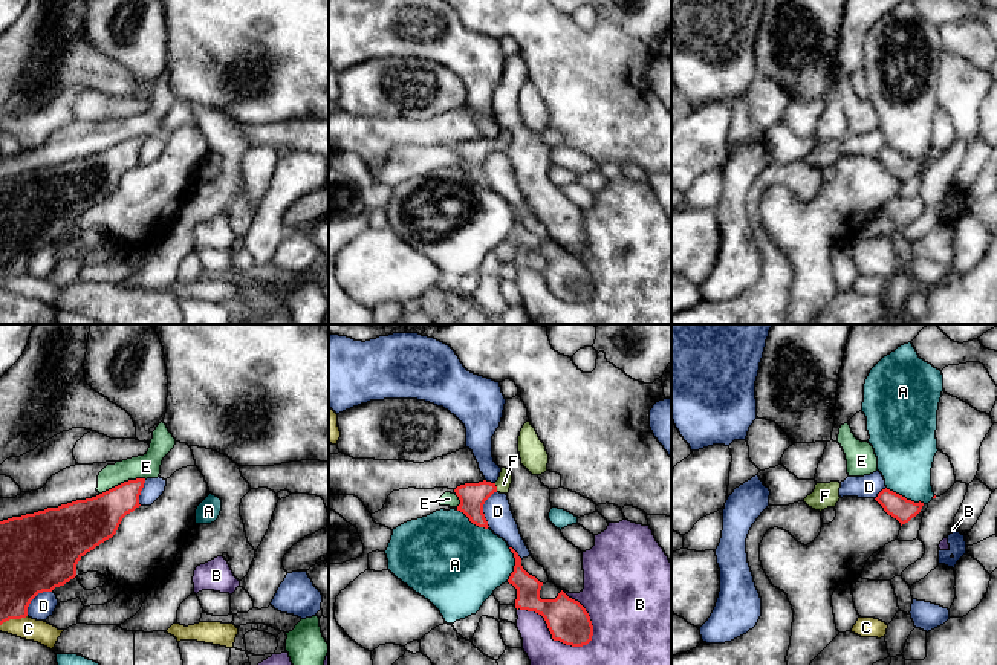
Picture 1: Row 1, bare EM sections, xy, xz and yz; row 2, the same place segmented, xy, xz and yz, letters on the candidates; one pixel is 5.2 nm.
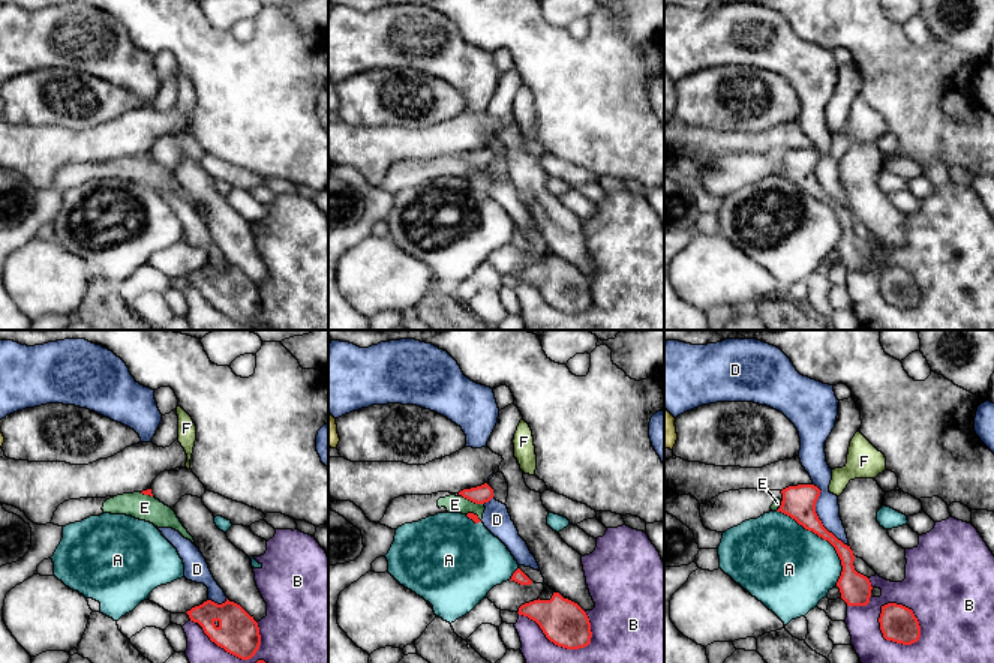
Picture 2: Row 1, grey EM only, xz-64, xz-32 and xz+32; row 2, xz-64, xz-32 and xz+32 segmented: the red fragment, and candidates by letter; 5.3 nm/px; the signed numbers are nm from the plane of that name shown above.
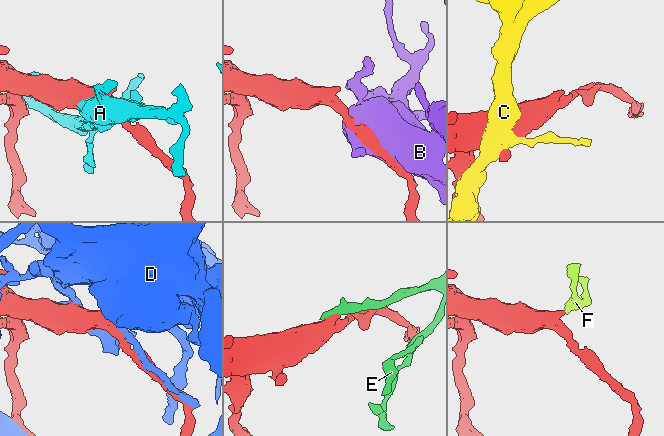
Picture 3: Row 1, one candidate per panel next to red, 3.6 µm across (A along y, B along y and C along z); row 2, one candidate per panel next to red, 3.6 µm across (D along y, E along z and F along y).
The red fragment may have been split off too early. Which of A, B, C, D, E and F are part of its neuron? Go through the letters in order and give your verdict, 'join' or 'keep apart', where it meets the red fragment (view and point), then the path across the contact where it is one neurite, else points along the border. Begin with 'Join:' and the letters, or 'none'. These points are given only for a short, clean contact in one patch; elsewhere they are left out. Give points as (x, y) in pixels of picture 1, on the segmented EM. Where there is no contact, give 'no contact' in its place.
Join: F
A: keep apart; meets red in yz at (904, 497)
B: keep apart; meets red in xz at (551, 633)
C: keep apart; meets red in xy at (12, 618)
D: keep apart; meets red in xz at (482, 509)
E: keep apart; meets red in xy at (124, 482); border along xy (146, 479), (129, 479), (100, 494)
F: join; meets red in xz at (496, 488); runs through xz (473, 496), (487, 488), (496, 488), (503, 483)

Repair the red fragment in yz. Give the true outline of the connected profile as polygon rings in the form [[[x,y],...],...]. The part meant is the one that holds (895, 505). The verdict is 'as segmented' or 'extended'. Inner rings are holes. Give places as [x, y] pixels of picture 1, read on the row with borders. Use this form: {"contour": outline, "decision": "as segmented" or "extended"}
{"contour": [[[887,488],[882,489],[875,500],[884,508],[888,515],[896,518],[901,526],[916,517],[924,506],[924,503],[914,503],[911,500],[907,500],[905,497]]], "decision": "as segmented"}

